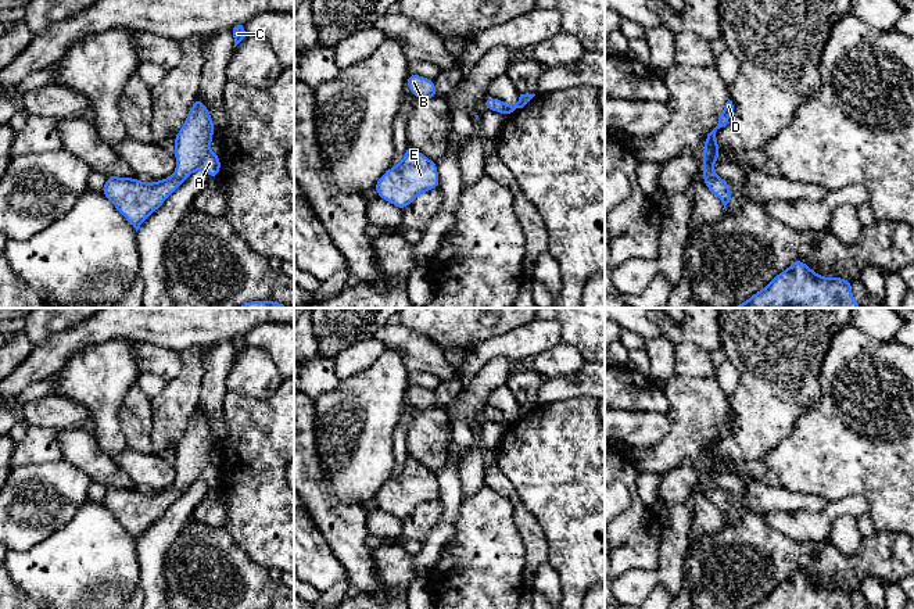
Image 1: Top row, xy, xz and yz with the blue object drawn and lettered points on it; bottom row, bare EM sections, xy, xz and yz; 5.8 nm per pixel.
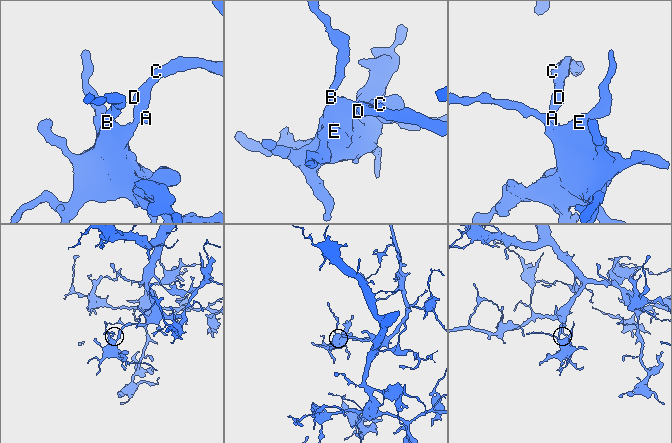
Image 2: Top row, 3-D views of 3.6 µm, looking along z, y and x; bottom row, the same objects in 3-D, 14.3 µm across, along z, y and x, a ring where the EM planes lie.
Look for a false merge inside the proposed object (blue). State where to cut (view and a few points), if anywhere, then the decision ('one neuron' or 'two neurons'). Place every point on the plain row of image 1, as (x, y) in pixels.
no cut | one neuron

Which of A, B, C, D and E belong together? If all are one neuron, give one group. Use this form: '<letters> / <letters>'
A B C D E

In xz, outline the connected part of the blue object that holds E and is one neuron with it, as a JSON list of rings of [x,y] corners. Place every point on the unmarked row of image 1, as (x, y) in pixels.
[[[408,455],[404,470],[383,484],[374,501],[379,508],[405,520],[419,505],[440,498],[436,472]]]

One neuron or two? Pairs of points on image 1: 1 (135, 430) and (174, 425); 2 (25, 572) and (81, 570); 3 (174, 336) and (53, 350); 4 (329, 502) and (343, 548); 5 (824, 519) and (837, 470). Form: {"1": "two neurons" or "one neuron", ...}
{"1": "two neurons", "2": "one neuron", "3": "one neuron", "4": "one neuron", "5": "two neurons"}

